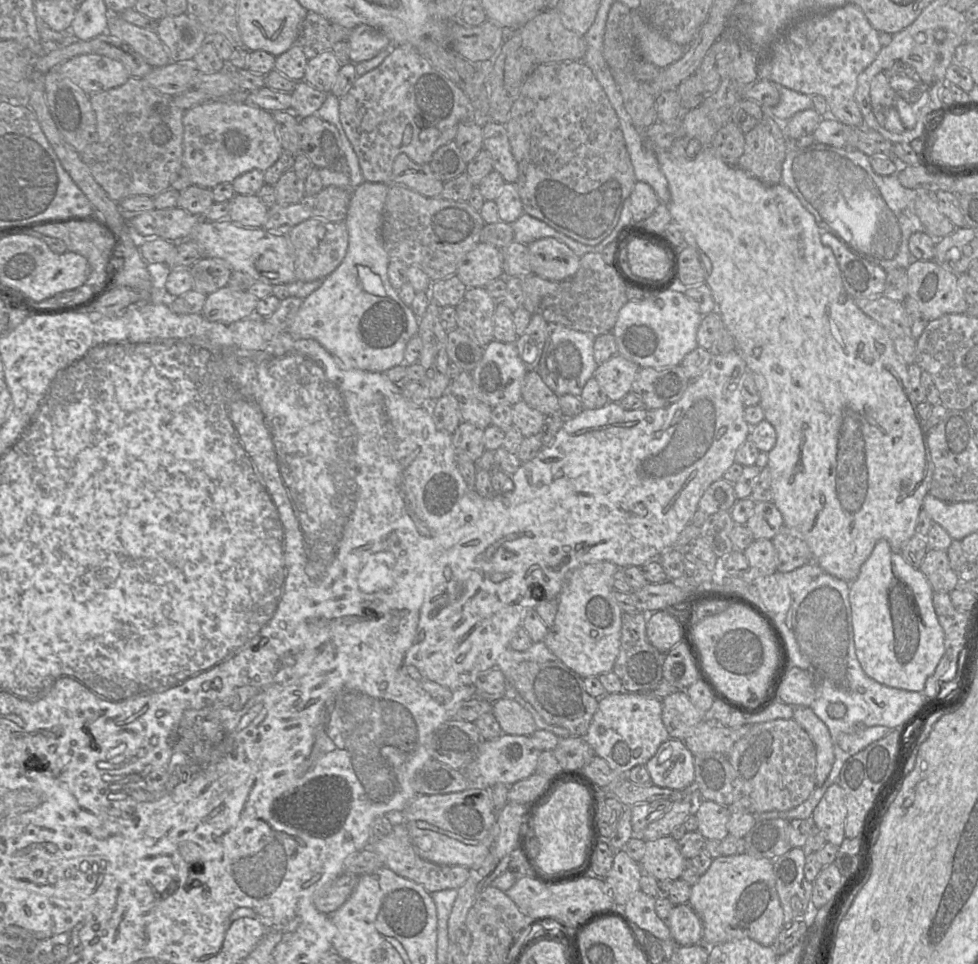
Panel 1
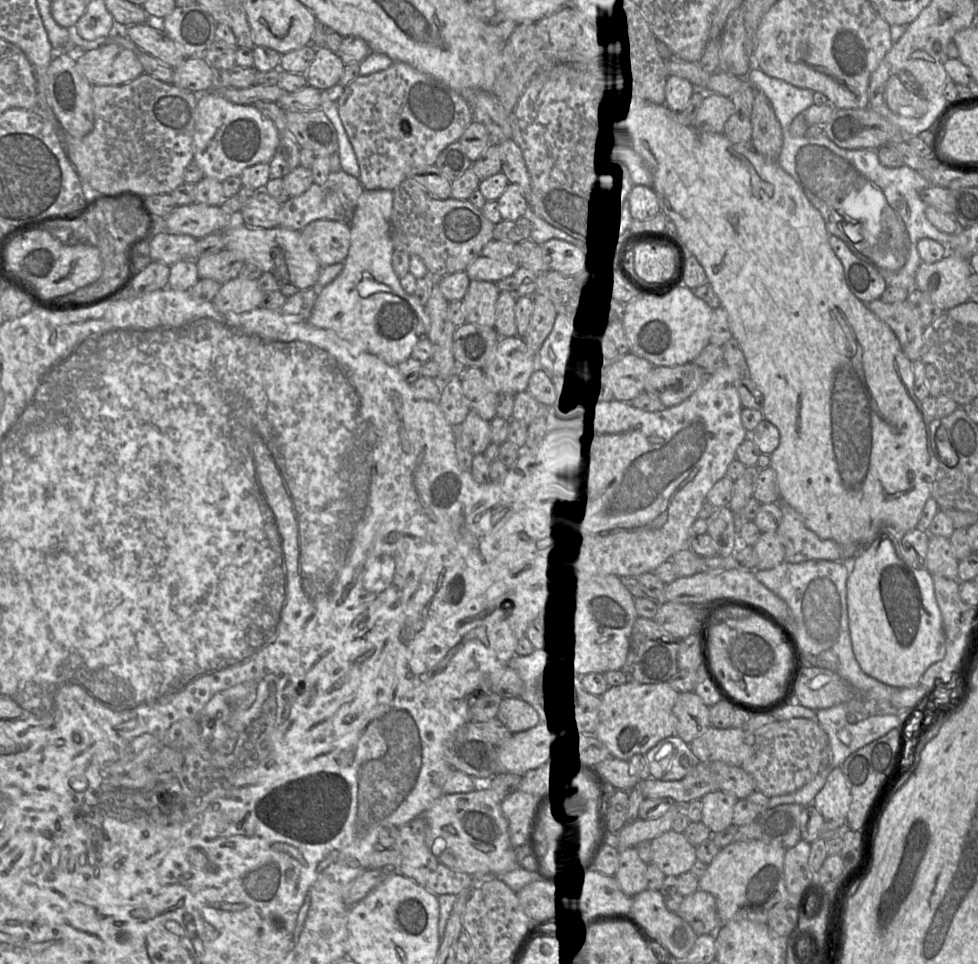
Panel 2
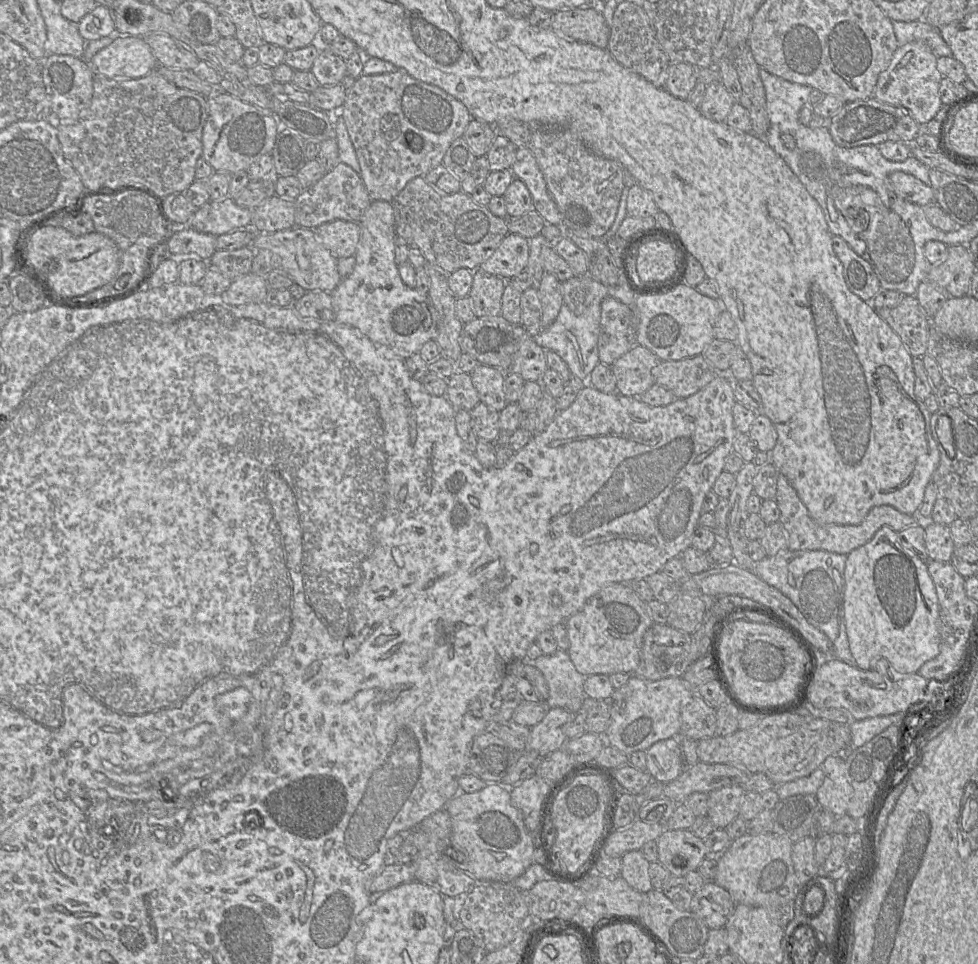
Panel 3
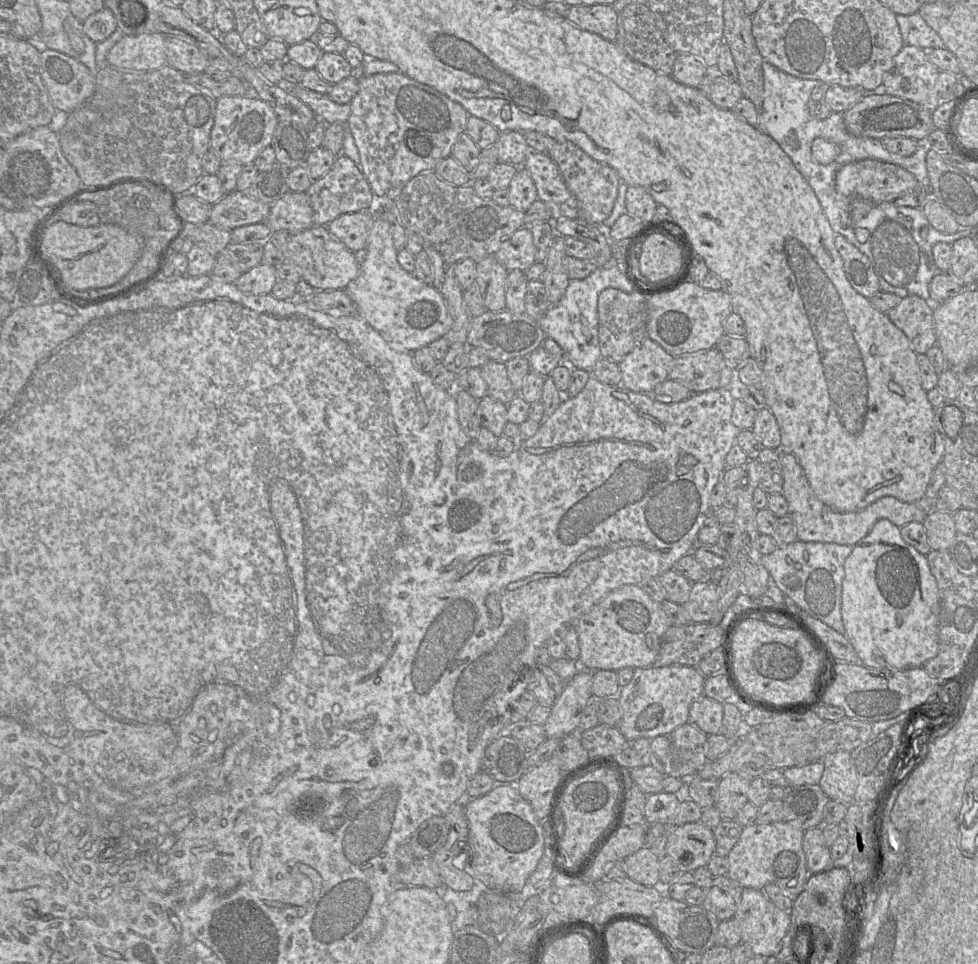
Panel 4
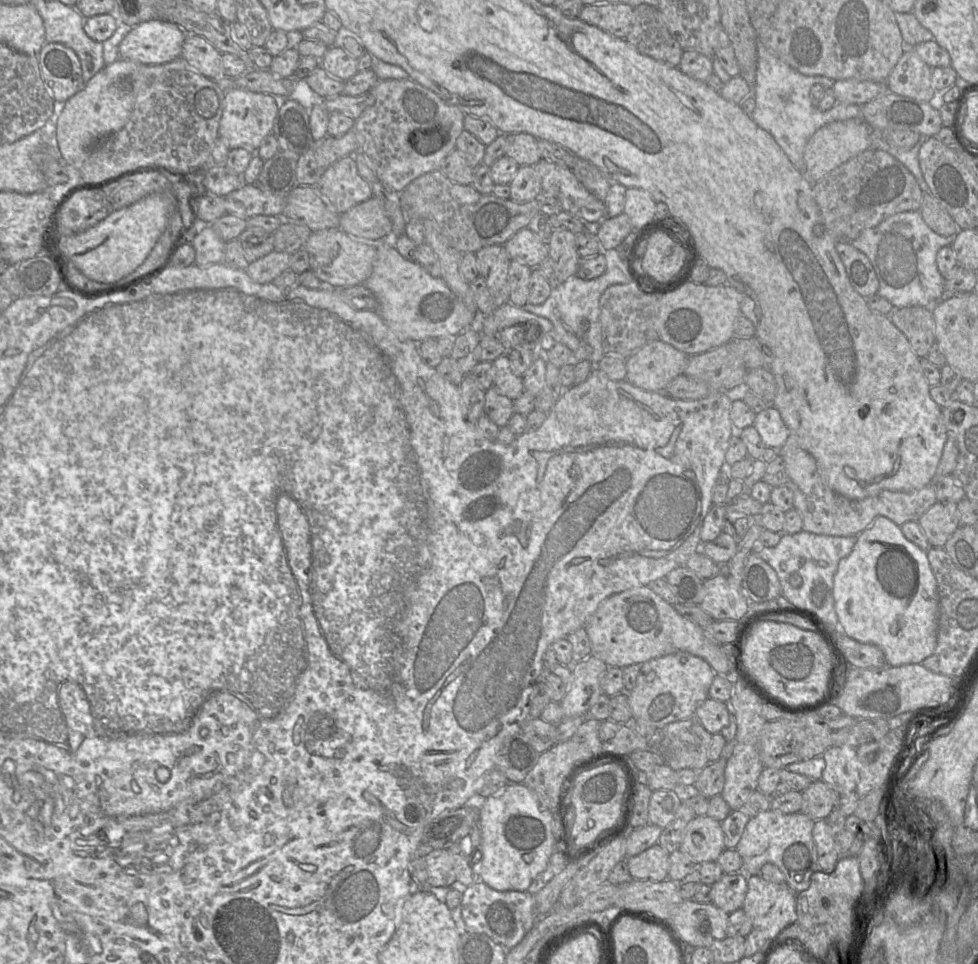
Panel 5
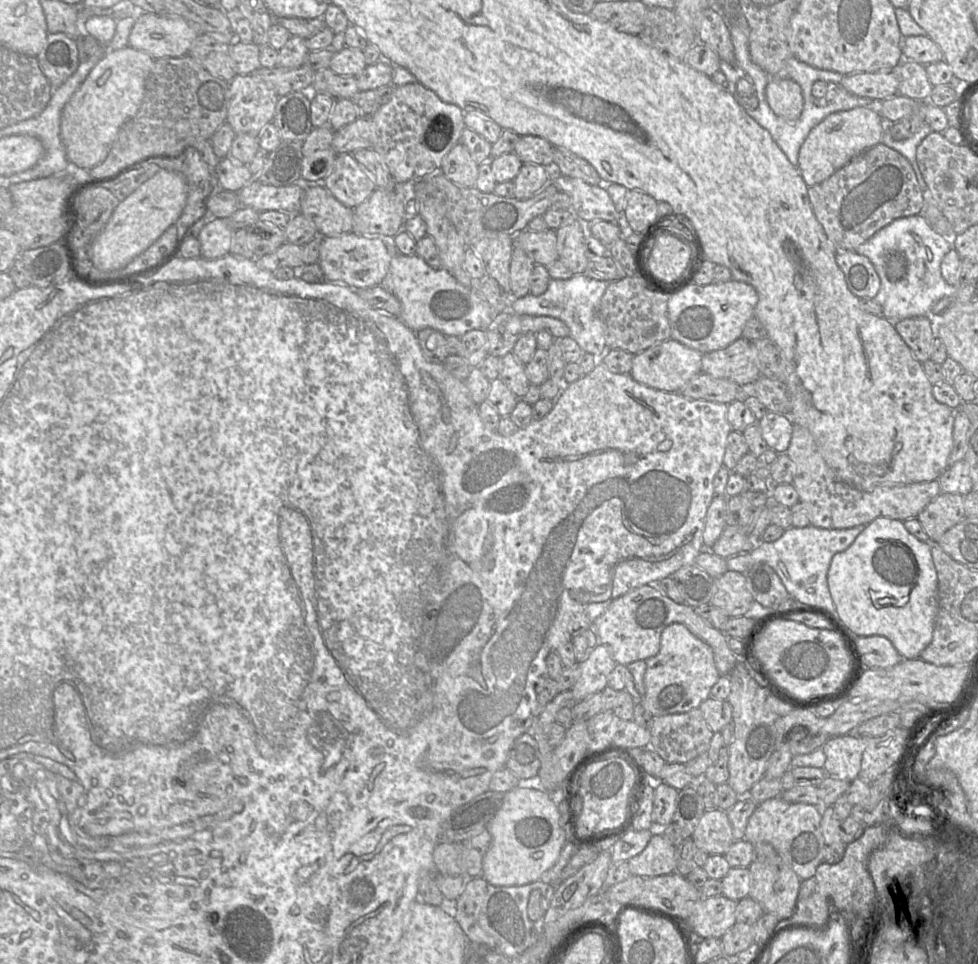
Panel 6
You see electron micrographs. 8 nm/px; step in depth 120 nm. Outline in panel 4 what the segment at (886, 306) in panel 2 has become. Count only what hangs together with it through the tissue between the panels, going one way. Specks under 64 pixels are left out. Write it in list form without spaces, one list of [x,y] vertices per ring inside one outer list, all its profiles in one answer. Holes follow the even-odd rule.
[[[916,295],[907,296],[886,314],[906,335],[918,355],[925,354],[937,345],[931,301],[925,301]]]

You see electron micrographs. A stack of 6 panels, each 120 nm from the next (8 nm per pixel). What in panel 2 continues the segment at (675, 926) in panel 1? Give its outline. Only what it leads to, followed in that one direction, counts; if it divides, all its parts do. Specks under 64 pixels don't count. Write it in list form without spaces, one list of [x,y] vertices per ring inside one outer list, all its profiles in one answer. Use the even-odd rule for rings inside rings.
[[[700,889],[685,896],[676,913],[690,924],[698,936],[715,934],[721,926],[715,897]]]

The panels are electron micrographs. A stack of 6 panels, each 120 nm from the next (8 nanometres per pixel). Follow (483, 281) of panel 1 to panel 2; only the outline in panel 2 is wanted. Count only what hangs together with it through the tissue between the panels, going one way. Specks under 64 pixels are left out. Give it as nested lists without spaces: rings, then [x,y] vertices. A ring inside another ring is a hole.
[[[491,240],[481,253],[467,266],[470,280],[498,282],[513,276],[520,267],[514,243]]]

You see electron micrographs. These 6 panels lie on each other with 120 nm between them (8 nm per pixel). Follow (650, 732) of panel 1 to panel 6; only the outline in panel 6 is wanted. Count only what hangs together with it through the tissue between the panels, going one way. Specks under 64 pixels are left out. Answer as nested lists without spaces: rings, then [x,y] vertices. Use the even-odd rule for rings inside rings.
[[[672,623],[663,630],[658,654],[645,662],[645,694],[640,703],[653,717],[699,708],[710,697],[711,688],[721,676],[715,666],[712,648],[682,623]]]

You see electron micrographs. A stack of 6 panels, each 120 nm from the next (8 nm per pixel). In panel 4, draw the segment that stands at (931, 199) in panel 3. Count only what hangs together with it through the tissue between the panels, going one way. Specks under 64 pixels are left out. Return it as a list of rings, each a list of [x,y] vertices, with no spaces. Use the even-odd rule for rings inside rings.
[[[864,159],[842,166],[835,177],[836,191],[845,197],[861,197],[872,203],[889,202],[898,206],[921,208],[929,194],[906,169],[876,159]]]

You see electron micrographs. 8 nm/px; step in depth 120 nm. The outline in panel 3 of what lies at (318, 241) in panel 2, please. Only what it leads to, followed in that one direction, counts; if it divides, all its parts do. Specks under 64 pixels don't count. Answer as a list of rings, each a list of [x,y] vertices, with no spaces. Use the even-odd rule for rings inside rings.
[[[333,220],[314,229],[319,241],[337,259],[353,256],[360,238],[360,224]]]

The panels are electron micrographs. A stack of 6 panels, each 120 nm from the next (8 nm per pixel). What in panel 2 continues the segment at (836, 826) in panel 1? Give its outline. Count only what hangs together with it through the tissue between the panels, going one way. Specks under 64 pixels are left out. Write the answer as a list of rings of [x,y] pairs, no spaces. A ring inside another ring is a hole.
[[[835,767],[827,776],[825,785],[815,796],[812,805],[826,821],[846,824],[851,804],[851,793],[841,767]]]

